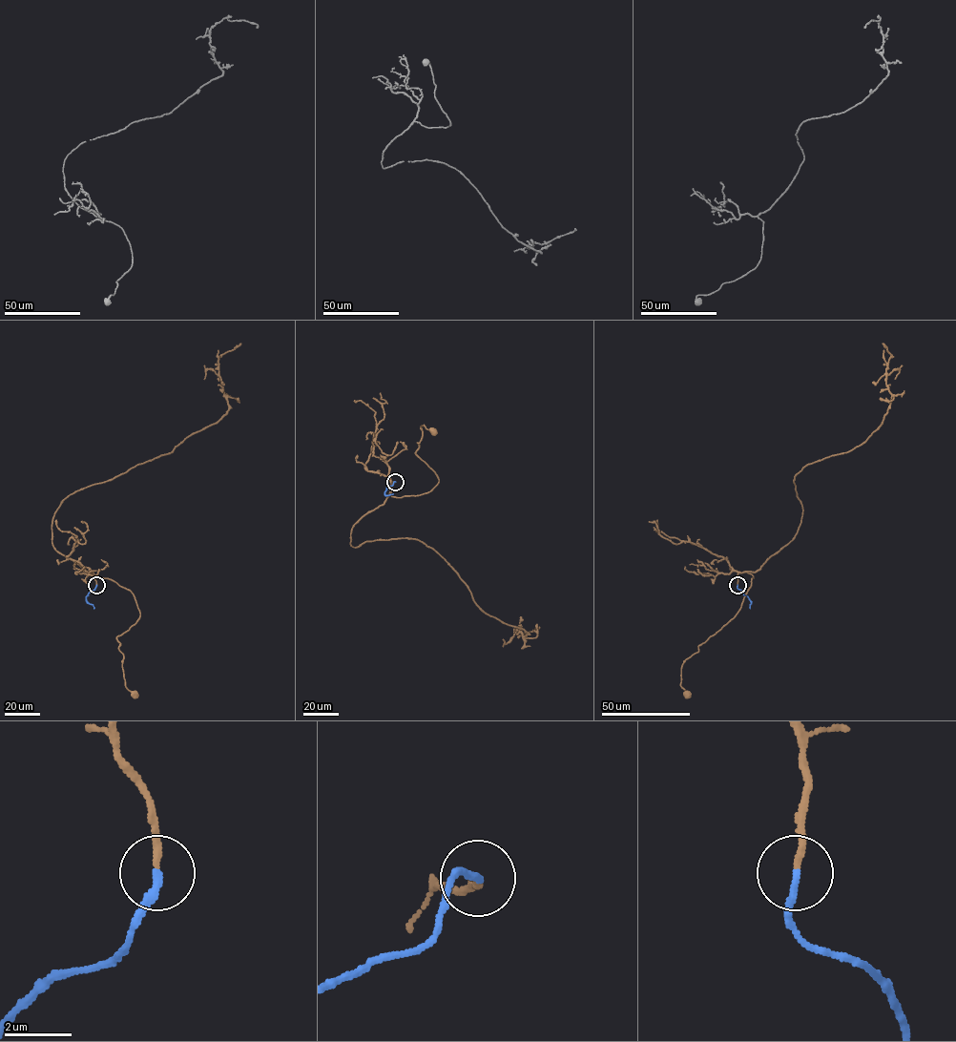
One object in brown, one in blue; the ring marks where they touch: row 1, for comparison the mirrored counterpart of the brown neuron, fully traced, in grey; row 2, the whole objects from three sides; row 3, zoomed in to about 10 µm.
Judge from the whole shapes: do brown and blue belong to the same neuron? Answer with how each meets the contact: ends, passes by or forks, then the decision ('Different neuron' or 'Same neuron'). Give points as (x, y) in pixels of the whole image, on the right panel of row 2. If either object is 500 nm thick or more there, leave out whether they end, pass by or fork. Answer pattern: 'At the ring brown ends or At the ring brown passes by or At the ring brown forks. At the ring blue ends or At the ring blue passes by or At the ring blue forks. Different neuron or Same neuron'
At the ring brown ends. At the ring blue ends. Same neuron

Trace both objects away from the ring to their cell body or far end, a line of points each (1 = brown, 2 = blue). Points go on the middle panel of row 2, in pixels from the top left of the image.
1: (395, 481), (389, 493), (396, 497), (426, 493), (438, 483), (415, 453), (421, 426), (433, 430)
2: (395, 481), (384, 492), (392, 494)

